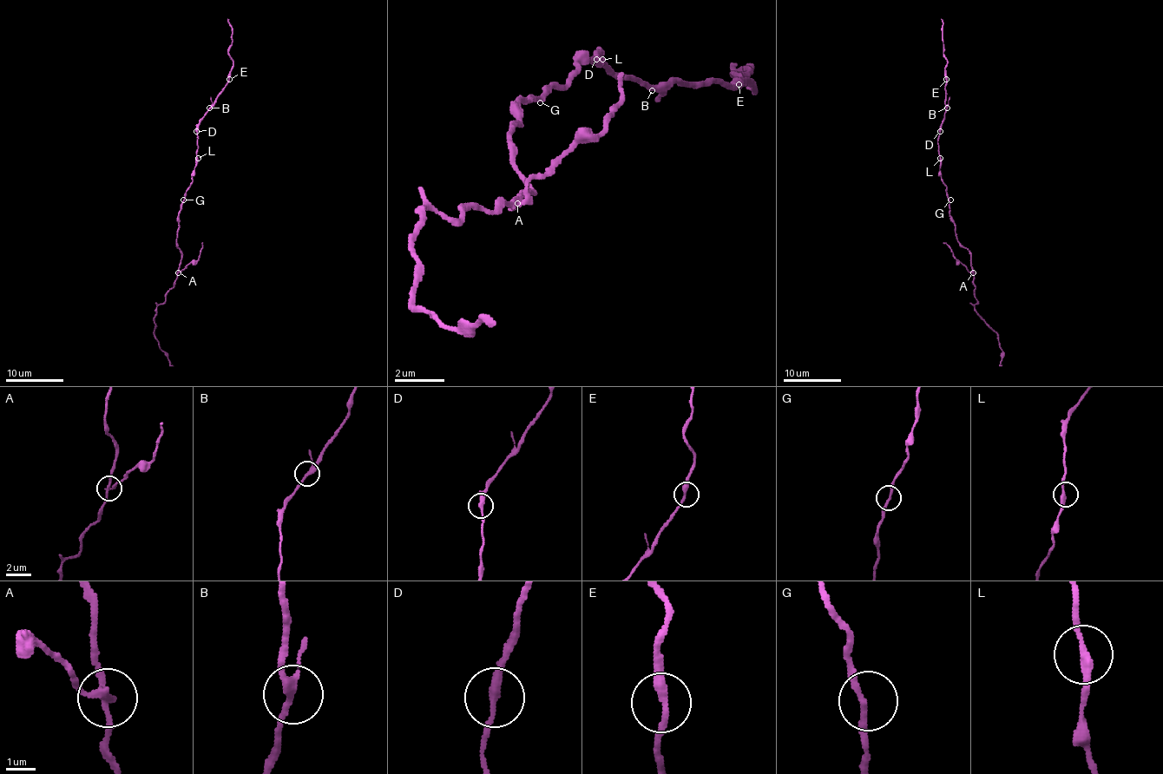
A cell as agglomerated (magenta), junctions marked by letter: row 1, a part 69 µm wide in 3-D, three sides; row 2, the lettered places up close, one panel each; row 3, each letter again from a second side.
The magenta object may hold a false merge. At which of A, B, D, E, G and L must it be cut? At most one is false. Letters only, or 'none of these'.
A

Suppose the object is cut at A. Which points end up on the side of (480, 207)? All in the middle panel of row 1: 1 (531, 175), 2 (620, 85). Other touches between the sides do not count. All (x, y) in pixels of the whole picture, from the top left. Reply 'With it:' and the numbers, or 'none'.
With it: none

